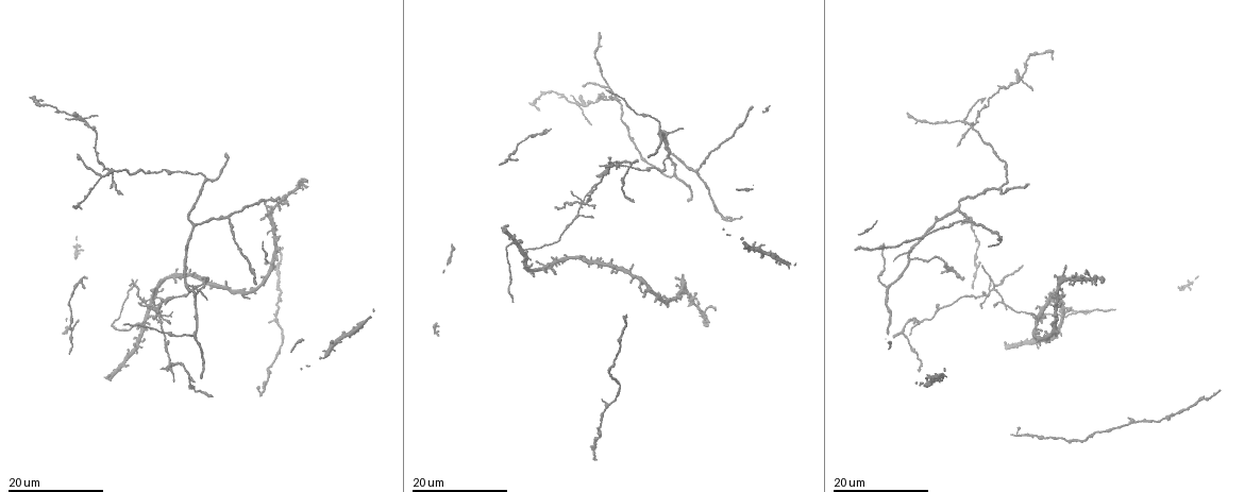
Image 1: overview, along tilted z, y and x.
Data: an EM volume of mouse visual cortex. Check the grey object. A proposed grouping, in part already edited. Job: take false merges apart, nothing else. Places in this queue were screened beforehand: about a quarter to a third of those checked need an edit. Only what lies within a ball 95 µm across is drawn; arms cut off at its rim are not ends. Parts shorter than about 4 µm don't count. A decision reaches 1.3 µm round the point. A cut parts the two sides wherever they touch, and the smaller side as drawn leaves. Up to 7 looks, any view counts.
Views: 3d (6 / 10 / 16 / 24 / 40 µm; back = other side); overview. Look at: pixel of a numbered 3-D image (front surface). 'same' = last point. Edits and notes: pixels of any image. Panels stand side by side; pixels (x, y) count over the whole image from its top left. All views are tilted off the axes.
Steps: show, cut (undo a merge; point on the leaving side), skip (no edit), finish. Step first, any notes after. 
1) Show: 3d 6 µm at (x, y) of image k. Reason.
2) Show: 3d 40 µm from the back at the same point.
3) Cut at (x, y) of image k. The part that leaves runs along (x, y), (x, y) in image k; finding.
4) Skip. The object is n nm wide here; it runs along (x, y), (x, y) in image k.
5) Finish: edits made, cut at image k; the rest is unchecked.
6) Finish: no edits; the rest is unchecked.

Show: 3d 24 µm at (196, 295) of image 1. Three-way junction.

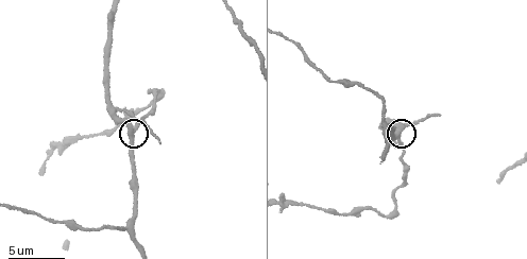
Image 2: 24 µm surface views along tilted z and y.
Show: 3d 6 µm at (397, 132) of image 2.

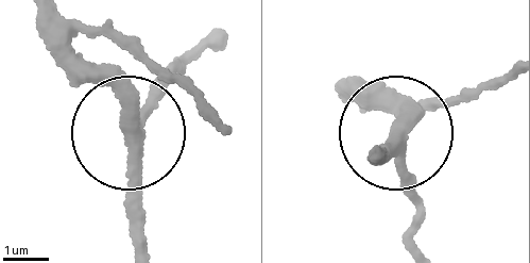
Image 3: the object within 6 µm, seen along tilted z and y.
Skip. It runs along (140, 244), (133, 135), (195, 53) in image 3; one neuron here.

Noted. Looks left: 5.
Show: 3d 24 µm at (964, 222) of image 1. Small branch off a trunk.

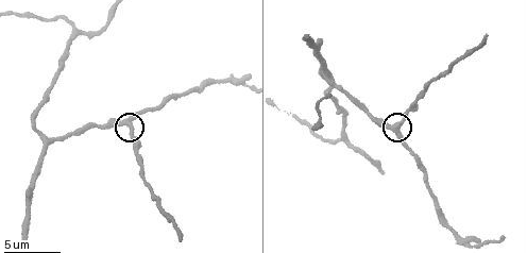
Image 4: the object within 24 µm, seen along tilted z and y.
Show: 3d 6 µm at (395, 128) of image 4. Closer look.

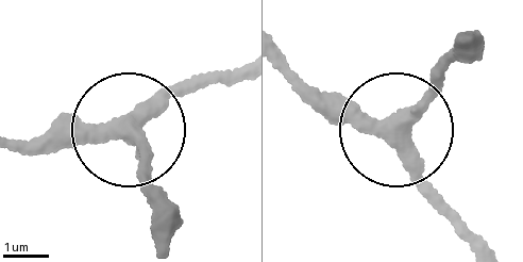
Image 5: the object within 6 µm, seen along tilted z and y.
Skip. The side arm is 18 µm long; it runs along (285, 75), (394, 130), (404, 168), (457, 232) in image 5; one neuron here.

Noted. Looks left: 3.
Show: 3d 24 µm at (1090, 276) of image 1. Four-way junction.

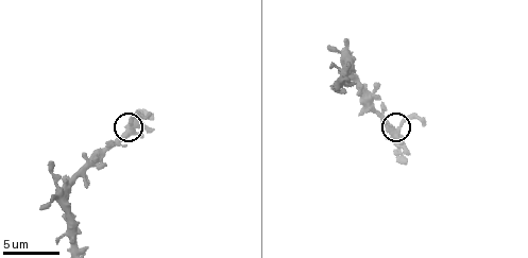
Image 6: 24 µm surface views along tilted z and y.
Show: 3d 6 µm at (396, 132) of image 6. Zoom in.

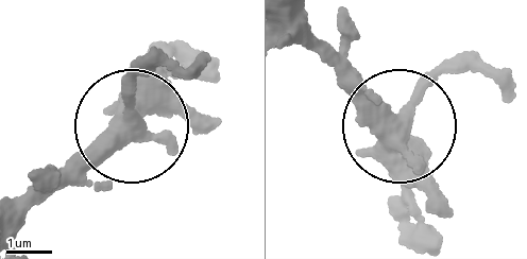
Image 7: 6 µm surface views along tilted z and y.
Show: 3d 6 µm from the back at (132, 119) of image 7.

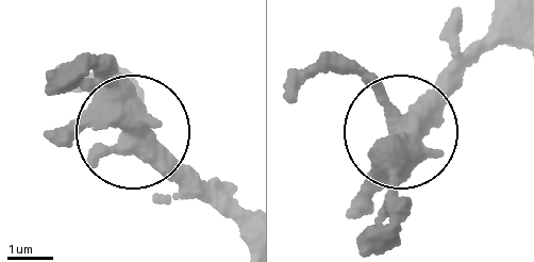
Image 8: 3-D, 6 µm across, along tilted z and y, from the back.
Skip. The object is 350 nm wide here; it runs along (238, 217), (129, 127), (83, 54) in image 8; all the same neuron.

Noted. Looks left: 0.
Finish: no edits; the rest is unchecked.

